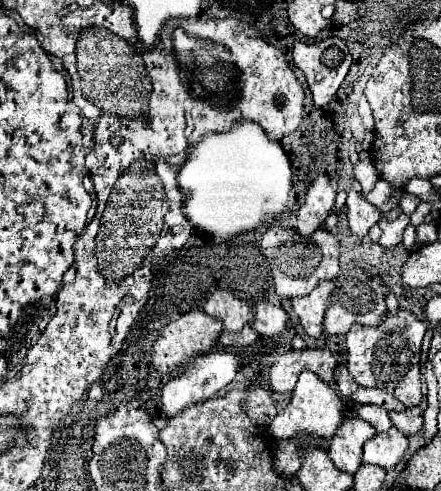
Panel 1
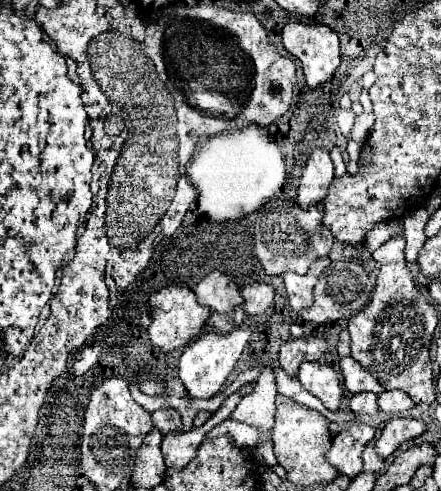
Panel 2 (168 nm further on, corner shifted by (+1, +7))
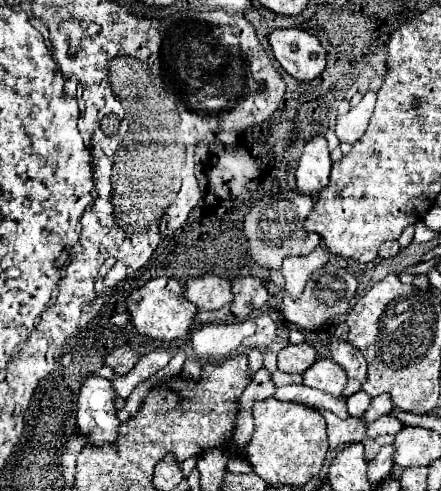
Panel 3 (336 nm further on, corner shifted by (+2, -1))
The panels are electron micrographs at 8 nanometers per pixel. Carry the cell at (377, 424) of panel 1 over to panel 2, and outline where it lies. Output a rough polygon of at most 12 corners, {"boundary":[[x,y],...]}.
{"boundary":[[355,394],[349,402],[355,414],[375,414],[377,394]]}

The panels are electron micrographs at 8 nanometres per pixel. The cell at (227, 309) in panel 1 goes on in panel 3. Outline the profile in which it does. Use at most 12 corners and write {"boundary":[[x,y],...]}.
{"boundary":[[204,274],[184,294],[200,310],[232,304],[228,280]]}

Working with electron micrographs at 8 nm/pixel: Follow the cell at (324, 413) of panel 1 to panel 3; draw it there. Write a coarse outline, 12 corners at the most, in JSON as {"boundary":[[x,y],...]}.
{"boundary":[[318,358],[304,384],[340,398],[344,370],[330,358]]}

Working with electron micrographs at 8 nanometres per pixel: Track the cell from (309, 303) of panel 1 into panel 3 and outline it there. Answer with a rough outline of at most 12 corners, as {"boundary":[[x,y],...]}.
{"boundary":[[318,246],[308,256],[292,256],[282,264],[286,294],[298,300],[310,276],[328,262]]}

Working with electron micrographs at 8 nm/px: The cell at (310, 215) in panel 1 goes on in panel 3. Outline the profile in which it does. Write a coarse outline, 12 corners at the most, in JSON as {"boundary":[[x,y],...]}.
{"boundary":[[326,138],[304,146],[296,170],[298,192],[322,192],[330,180]]}

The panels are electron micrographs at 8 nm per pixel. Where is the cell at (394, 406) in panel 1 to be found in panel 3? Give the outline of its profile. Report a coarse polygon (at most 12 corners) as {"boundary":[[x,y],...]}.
{"boundary":[[330,338],[330,354],[348,376],[344,396],[368,380],[364,356]]}

